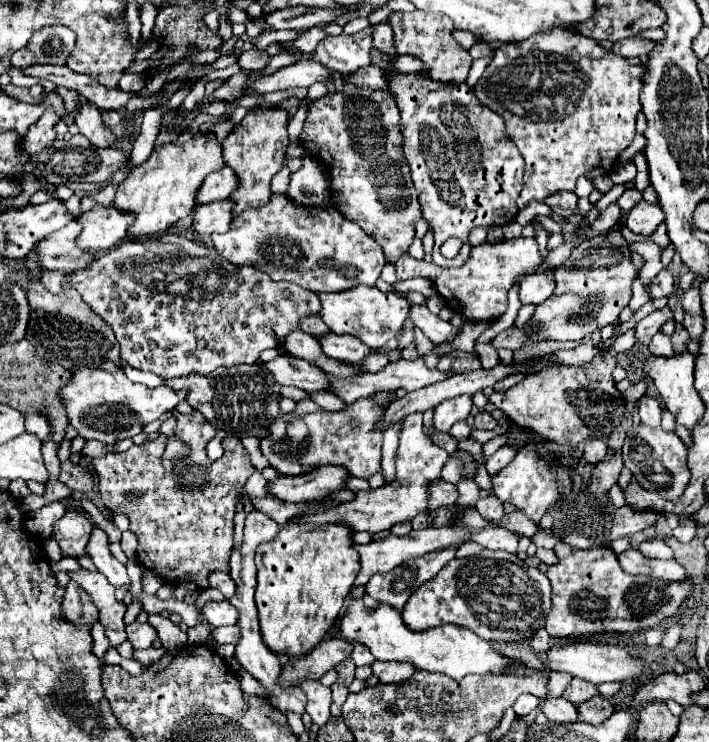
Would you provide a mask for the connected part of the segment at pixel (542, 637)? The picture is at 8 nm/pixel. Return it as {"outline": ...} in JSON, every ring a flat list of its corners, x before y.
{"outline":[[539,628,537,634,531,638,531,646,535,648,535,652,543,652,543,660,547,658,547,656,545,656,545,654,547,654,545,650,549,648,549,640,551,640,551,636,547,634,545,628]]}

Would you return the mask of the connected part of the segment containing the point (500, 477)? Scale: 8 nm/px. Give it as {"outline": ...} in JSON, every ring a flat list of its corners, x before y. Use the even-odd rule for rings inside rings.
{"outline":[[519,450,513,462,493,478,493,492,501,502,511,502,515,508,523,510,533,522,539,522,541,516,549,512,549,508,553,508,557,502,559,490,555,482,557,476,549,470,545,460,541,460,531,450]]}

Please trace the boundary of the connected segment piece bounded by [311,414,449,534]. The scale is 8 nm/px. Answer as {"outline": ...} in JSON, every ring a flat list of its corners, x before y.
{"outline":[[411,414,403,420,403,426,401,426,399,448,395,456,397,478,389,486,381,486,369,492,357,492,355,500,345,502,343,506,313,514,311,522,315,524,343,522,351,526,351,530,365,530,375,534,381,530,391,530,391,526,399,522,411,522,417,514,429,514,429,488,433,482,441,478,441,470,447,460,449,460,449,454,423,434,421,414]]}

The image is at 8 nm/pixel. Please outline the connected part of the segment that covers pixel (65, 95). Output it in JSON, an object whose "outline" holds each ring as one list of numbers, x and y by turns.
{"outline":[[57,86,55,90,57,90,57,92,59,92,59,96,63,98,63,102,65,102,65,106,67,106,67,114,73,114,73,112,77,110,75,102,77,102,77,96,79,96,79,94,75,94,73,90,63,88,63,86]]}

